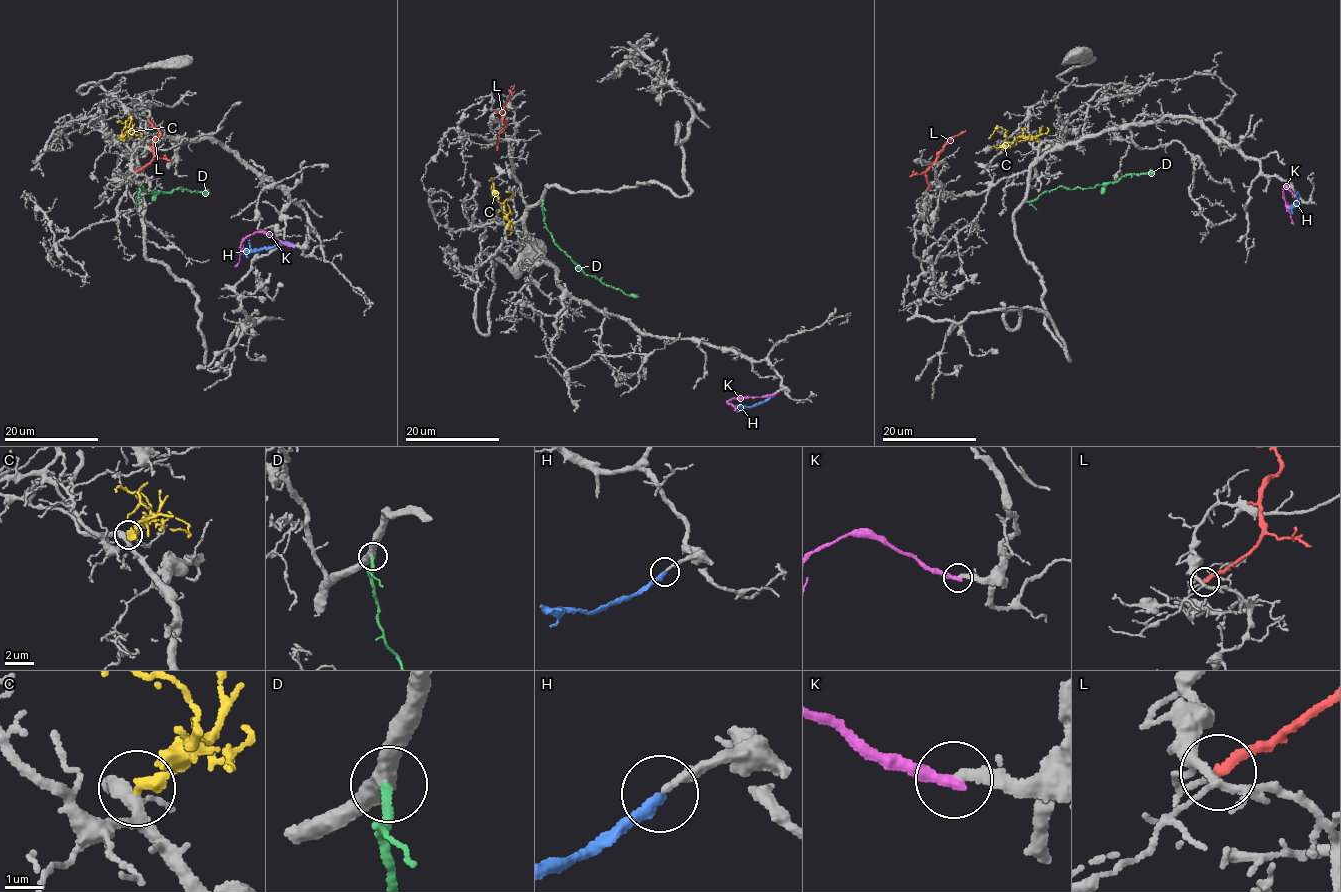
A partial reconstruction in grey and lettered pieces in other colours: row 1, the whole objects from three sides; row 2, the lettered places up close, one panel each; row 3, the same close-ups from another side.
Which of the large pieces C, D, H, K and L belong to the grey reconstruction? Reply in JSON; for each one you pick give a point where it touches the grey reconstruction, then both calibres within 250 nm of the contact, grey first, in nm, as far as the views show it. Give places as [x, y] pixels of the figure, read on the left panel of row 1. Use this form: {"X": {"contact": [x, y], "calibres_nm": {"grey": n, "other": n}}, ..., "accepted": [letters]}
{"C": {"contact": [121, 136], "calibres_nm": {"grey": 280, "other": 320}}, "H": {"contact": [292, 245], "calibres_nm": {"grey": 240, "other": 280}}, "accepted": ["C", "H"]}

